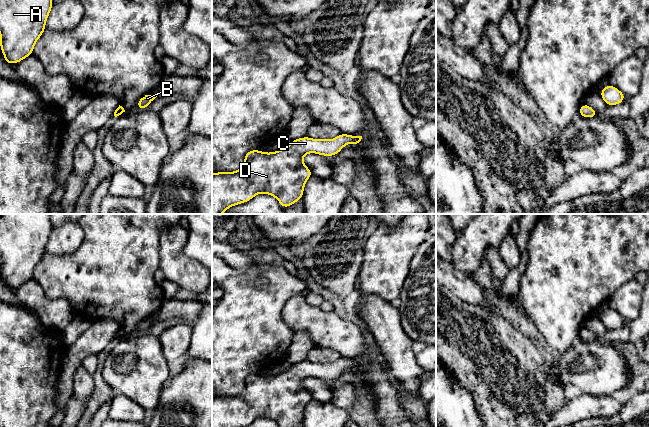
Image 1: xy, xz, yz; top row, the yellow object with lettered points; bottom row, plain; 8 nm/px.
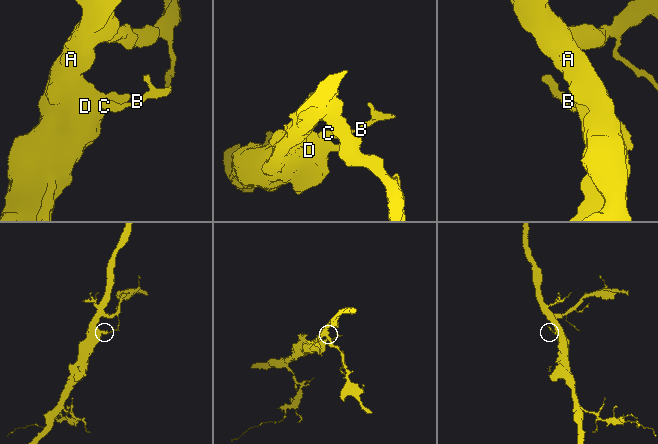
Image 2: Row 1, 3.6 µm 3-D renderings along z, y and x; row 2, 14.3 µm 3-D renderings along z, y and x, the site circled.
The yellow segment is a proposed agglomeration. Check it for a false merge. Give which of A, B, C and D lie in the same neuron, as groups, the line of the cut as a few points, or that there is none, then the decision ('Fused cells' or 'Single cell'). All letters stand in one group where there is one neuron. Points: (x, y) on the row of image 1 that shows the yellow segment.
Groups: A B C D. No split. Single cell

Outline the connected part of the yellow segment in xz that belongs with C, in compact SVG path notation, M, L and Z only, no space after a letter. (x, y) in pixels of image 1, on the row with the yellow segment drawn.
M341 133L334 139L313 139L301 137L276 152L249 150L244 156L244 164L238 171L212 173L212 214L222 214L232 206L246 203L260 193L275 197L282 208L298 202L304 194L306 181L313 176L303 163L303 156L316 153L322 156L336 156L346 144L357 144L362 136Z

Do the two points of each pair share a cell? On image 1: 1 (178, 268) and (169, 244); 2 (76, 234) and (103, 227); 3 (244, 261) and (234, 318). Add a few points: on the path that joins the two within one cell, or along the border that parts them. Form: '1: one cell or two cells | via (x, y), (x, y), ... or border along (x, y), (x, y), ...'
1: one cell | via (173, 262), (171, 250)
2: two cells | border along (80, 224), (83, 230), (83, 241), (73, 253)
3: two cells | border along (222, 258), (239, 270), (247, 270), (256, 264)

